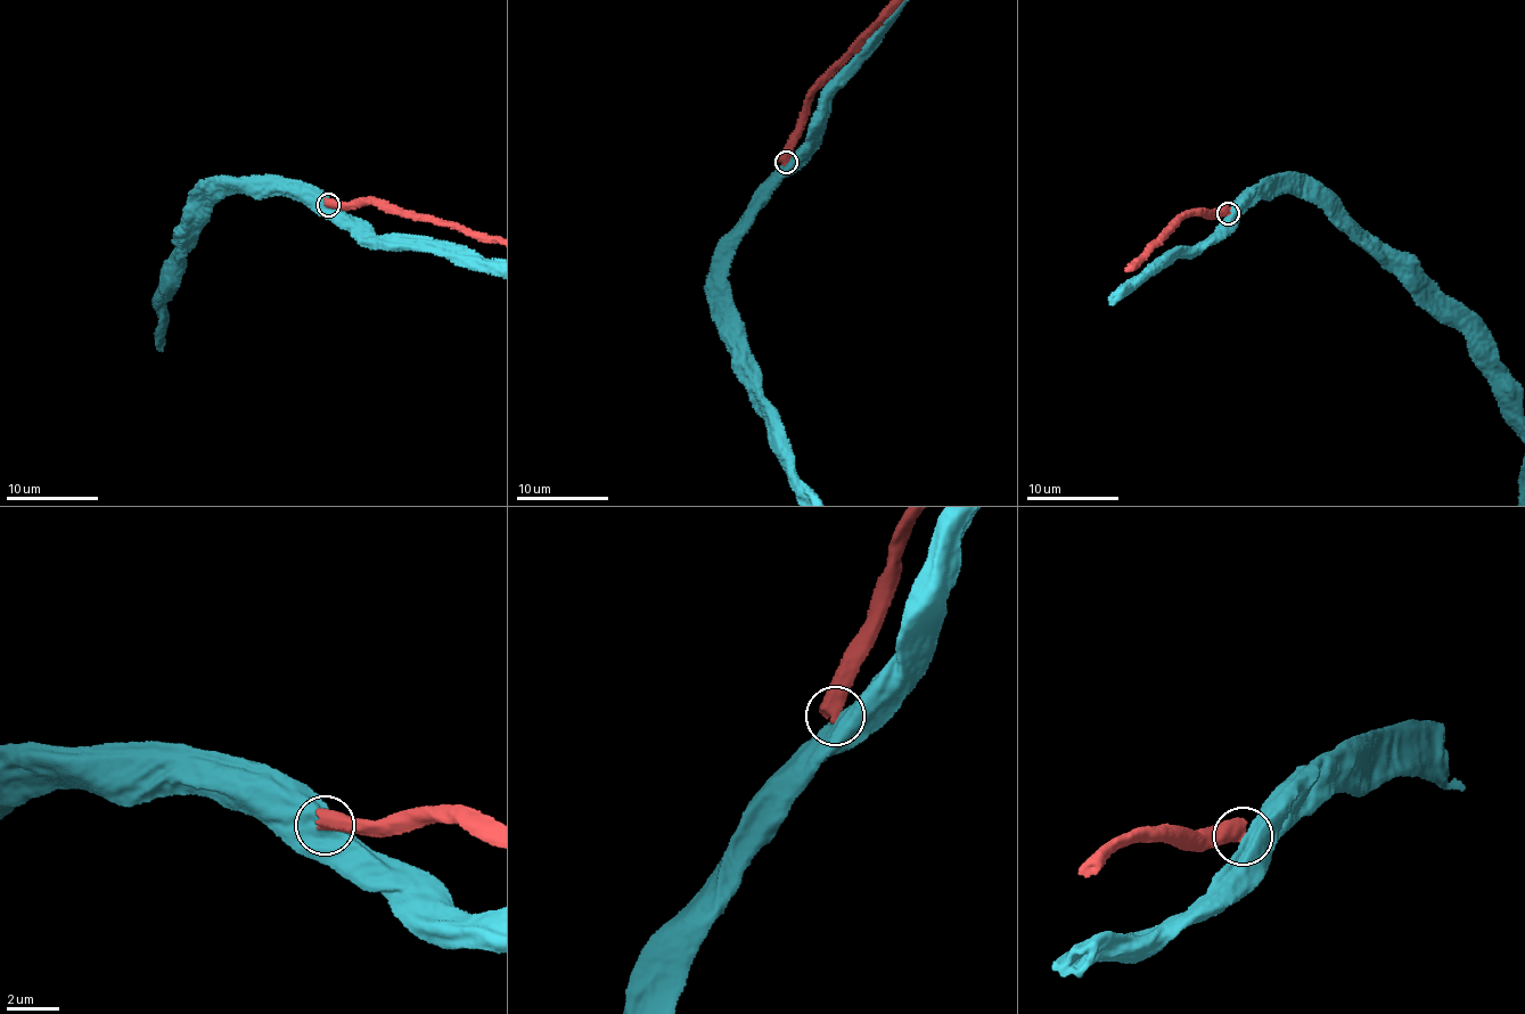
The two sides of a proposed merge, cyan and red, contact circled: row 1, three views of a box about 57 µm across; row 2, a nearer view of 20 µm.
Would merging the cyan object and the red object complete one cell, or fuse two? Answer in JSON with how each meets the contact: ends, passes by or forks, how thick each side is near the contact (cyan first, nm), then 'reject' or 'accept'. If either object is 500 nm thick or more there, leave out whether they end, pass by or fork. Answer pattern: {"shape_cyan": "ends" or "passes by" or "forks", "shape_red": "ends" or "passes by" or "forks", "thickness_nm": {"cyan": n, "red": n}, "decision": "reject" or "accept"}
{"thickness_nm": {"cyan": 850, "red": 600}, "decision": "reject"}

